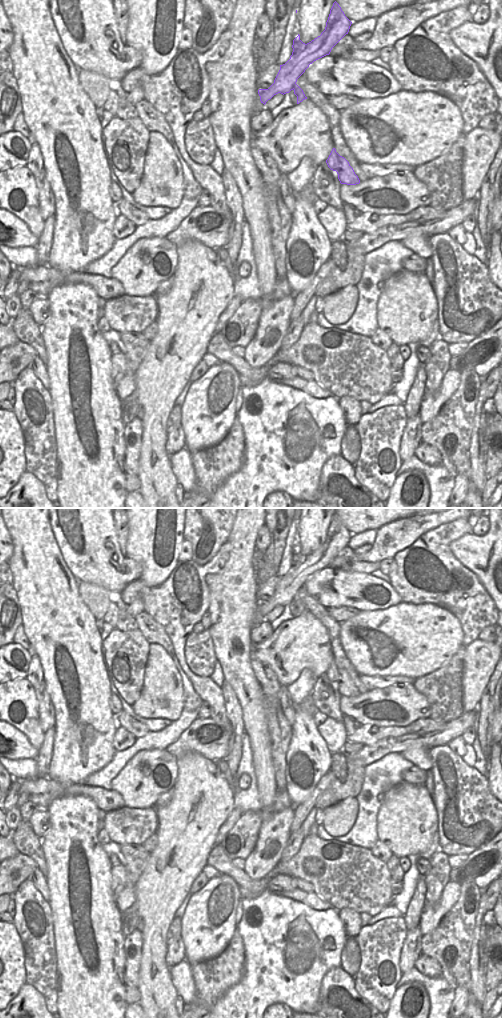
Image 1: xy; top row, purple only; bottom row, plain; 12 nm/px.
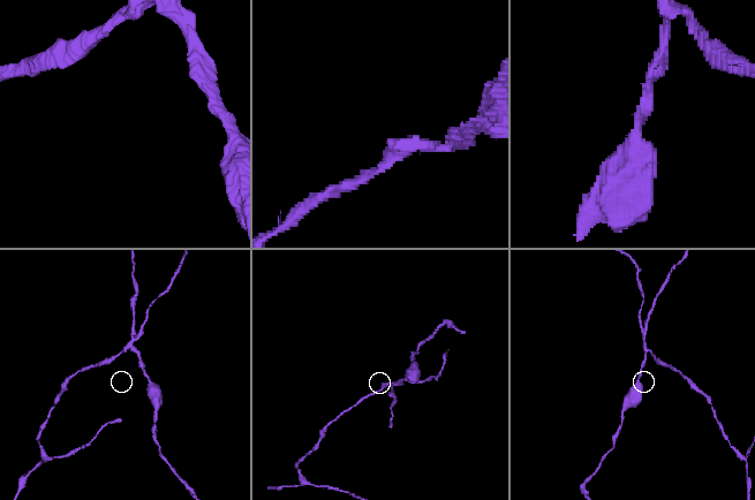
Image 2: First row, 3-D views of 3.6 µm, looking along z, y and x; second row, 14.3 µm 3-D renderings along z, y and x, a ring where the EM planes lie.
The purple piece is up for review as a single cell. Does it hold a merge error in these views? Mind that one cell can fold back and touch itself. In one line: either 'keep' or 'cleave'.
cleave

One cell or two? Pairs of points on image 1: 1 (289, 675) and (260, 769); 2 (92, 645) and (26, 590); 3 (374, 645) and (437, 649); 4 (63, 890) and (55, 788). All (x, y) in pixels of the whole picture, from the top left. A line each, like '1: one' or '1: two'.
1: two
2: one
3: one
4: two

